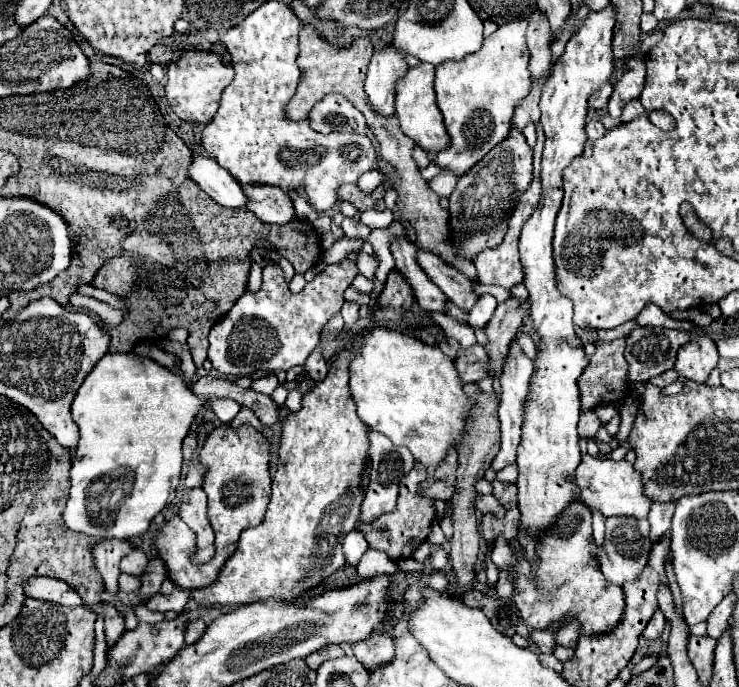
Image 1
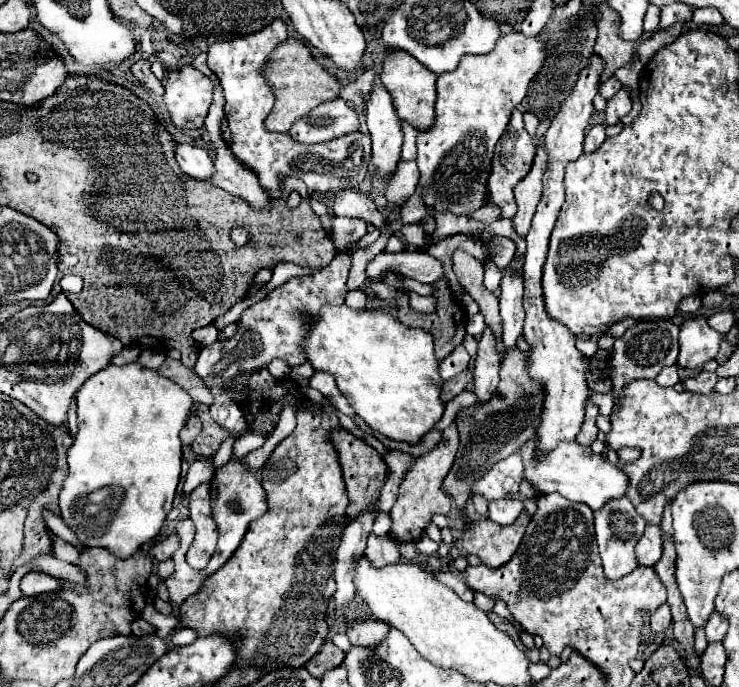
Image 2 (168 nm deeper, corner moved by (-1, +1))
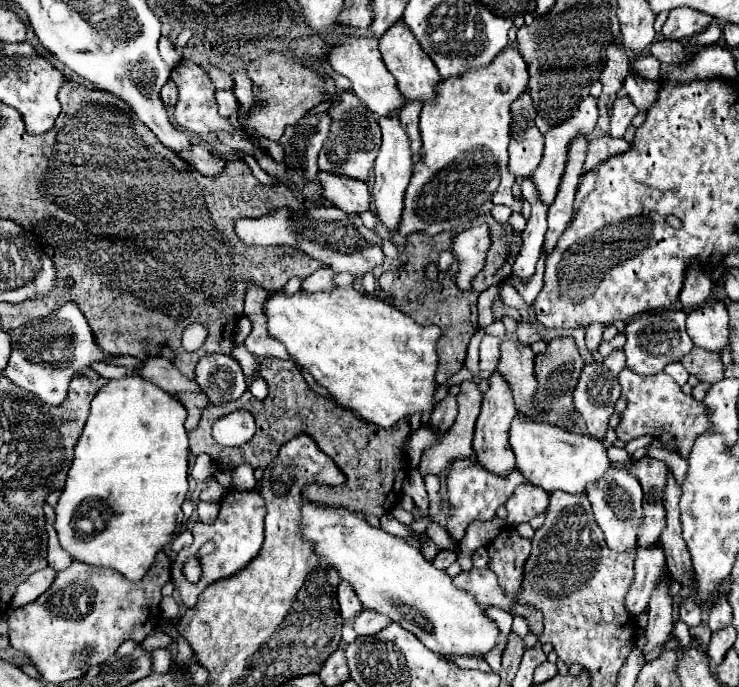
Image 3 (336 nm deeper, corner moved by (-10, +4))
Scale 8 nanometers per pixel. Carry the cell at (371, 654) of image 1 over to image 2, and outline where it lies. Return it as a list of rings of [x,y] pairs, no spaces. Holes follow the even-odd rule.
[[[357,619],[347,623],[347,637],[357,647],[375,647],[389,633],[389,625],[377,619]]]

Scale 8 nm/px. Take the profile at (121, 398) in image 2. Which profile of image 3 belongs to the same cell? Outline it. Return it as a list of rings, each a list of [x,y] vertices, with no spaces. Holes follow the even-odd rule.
[[[130,374],[128,378],[124,380],[110,380],[104,388],[98,390],[98,394],[94,396],[92,400],[92,410],[90,410],[90,416],[88,416],[88,422],[84,426],[84,432],[82,436],[78,438],[78,444],[76,444],[76,454],[74,454],[74,462],[70,466],[70,472],[68,472],[68,478],[66,478],[66,484],[62,488],[62,494],[54,506],[56,510],[56,532],[58,532],[58,538],[60,538],[60,546],[72,556],[72,560],[80,560],[84,564],[90,564],[90,566],[98,566],[98,568],[112,568],[112,570],[118,570],[120,574],[124,574],[130,582],[140,582],[144,578],[144,574],[150,570],[150,566],[154,564],[154,558],[158,554],[158,550],[164,548],[164,544],[168,544],[174,536],[174,532],[178,530],[180,522],[184,520],[184,514],[182,514],[182,502],[184,502],[184,496],[188,492],[188,455],[189,441],[186,436],[186,430],[184,430],[184,420],[186,420],[186,410],[184,406],[170,394],[166,394],[164,390],[156,388],[154,384],[150,382],[144,382],[142,378]]]

